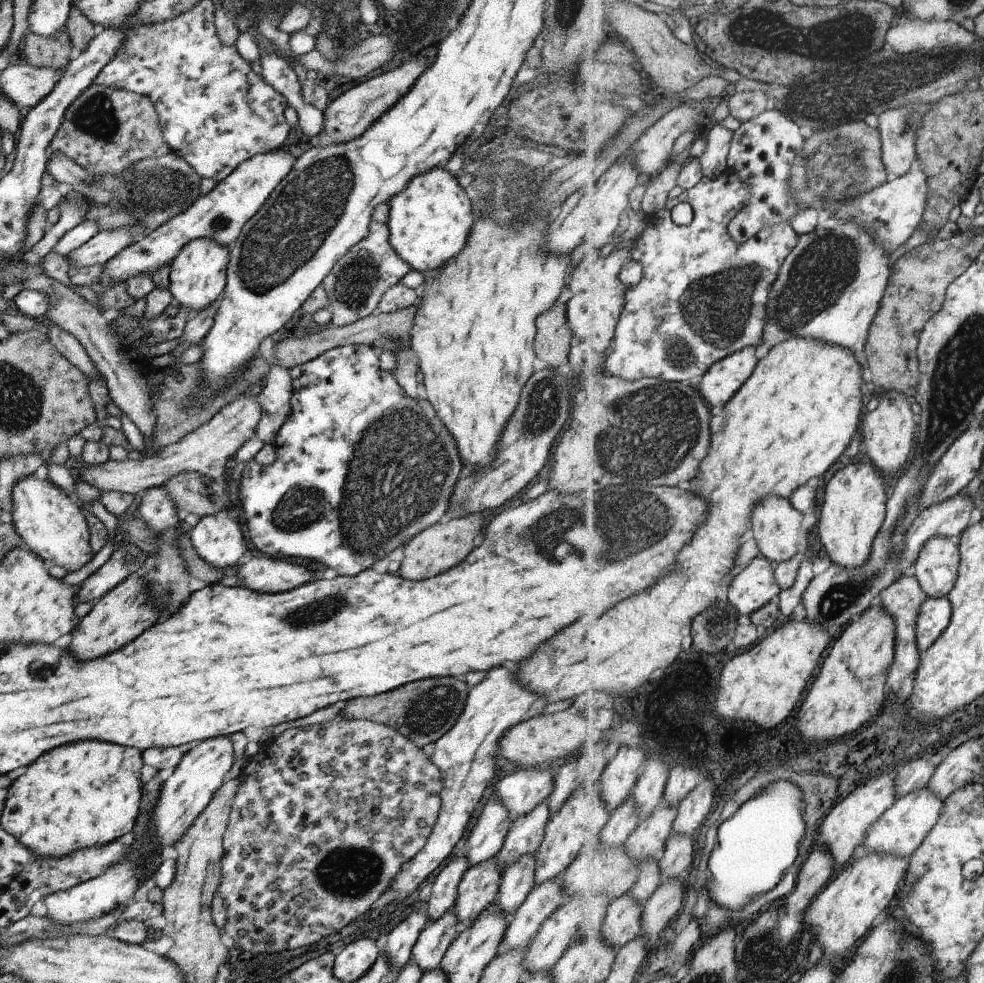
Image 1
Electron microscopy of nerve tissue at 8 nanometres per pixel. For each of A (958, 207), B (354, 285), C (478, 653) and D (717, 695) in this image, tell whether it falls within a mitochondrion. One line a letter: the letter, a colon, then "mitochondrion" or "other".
A: other
B: mitochondrion
C: other
D: other

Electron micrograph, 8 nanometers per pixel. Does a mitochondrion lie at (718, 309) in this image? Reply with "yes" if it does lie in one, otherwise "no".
yes

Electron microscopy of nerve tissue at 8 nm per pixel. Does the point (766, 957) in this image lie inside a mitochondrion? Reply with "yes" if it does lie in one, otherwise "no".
yes

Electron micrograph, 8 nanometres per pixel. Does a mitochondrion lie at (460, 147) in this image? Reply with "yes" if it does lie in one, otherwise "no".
no

